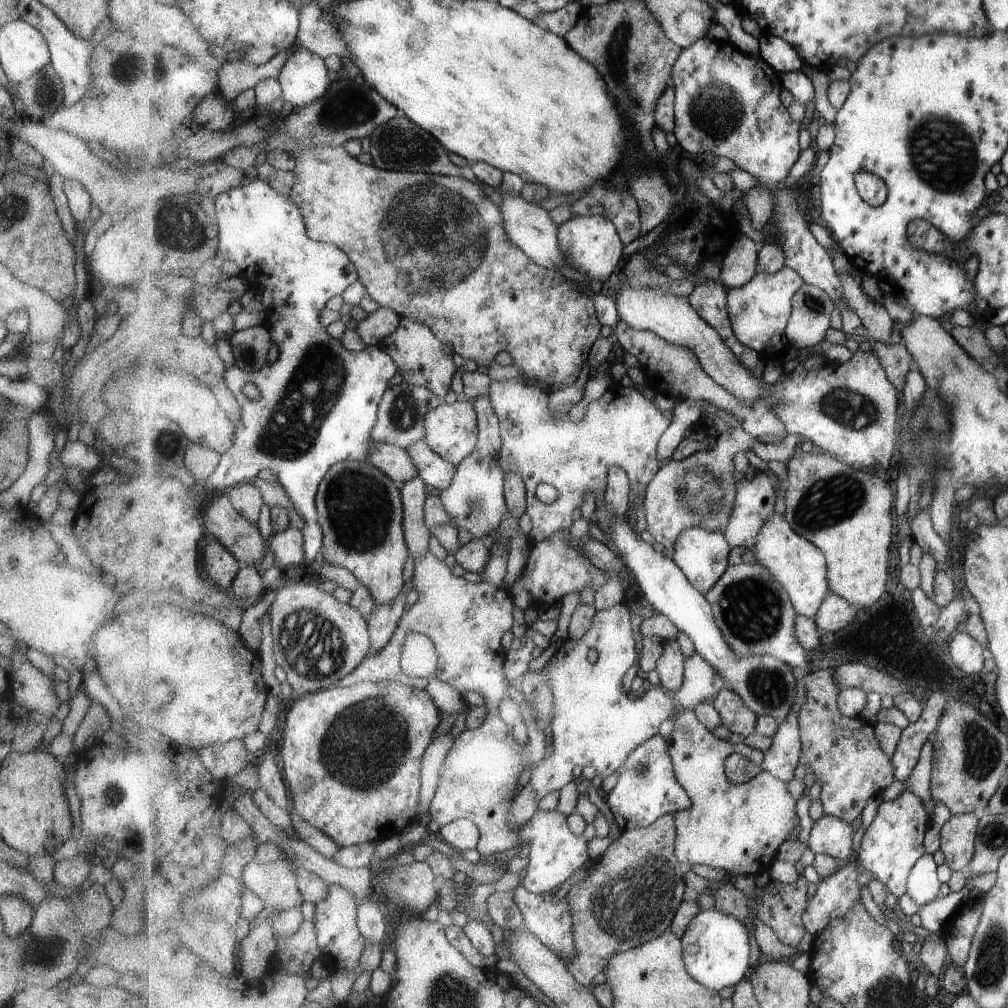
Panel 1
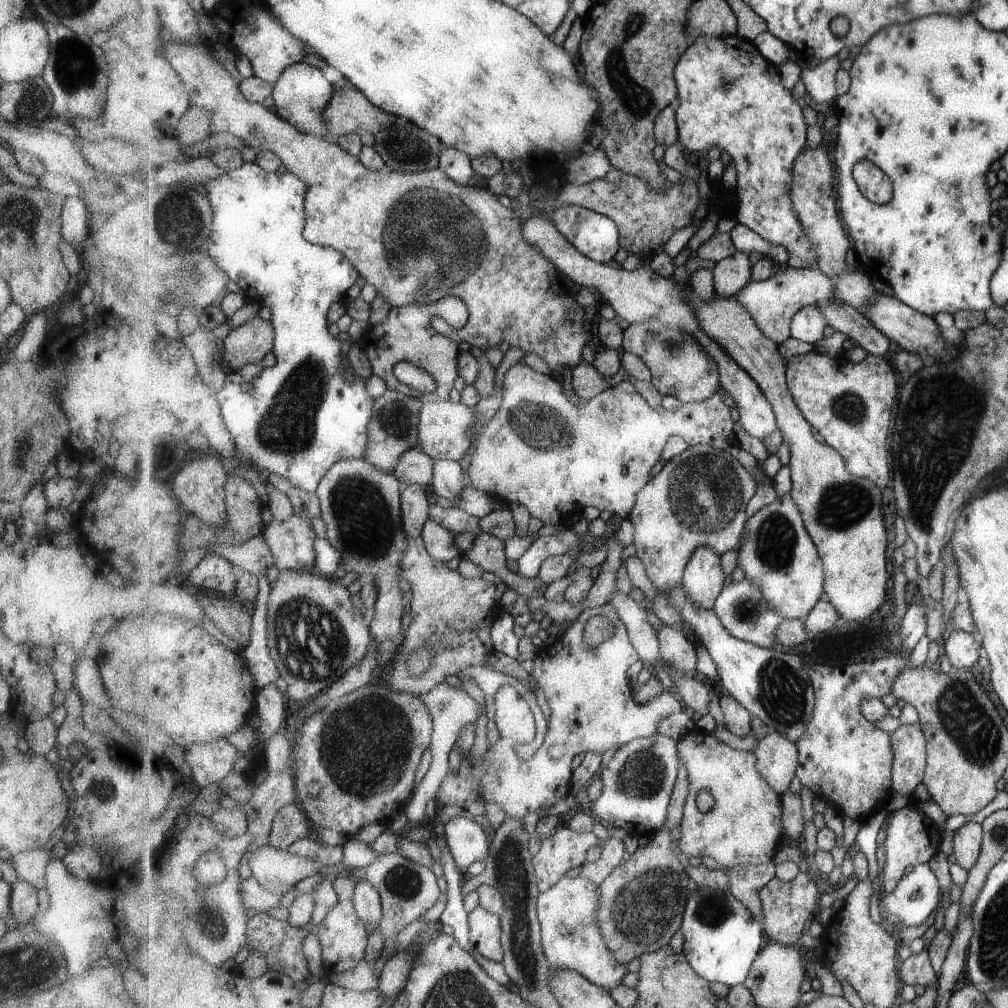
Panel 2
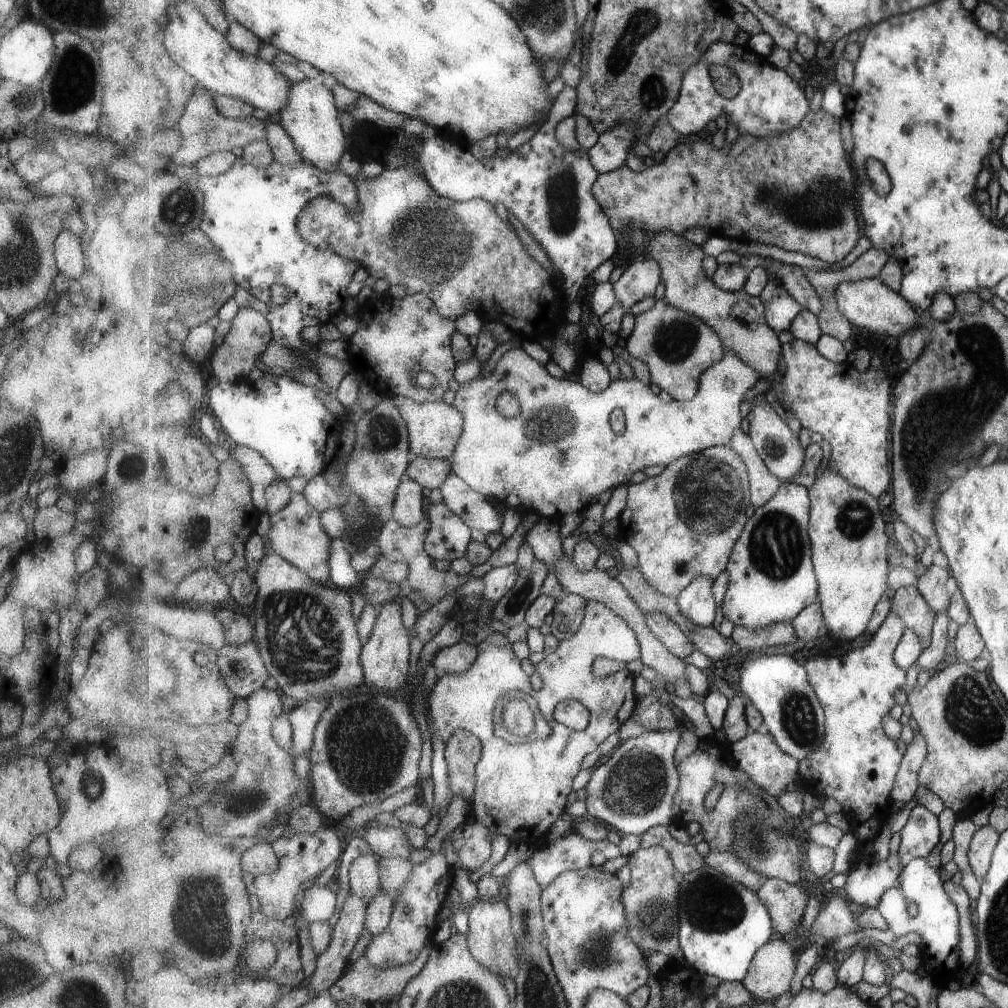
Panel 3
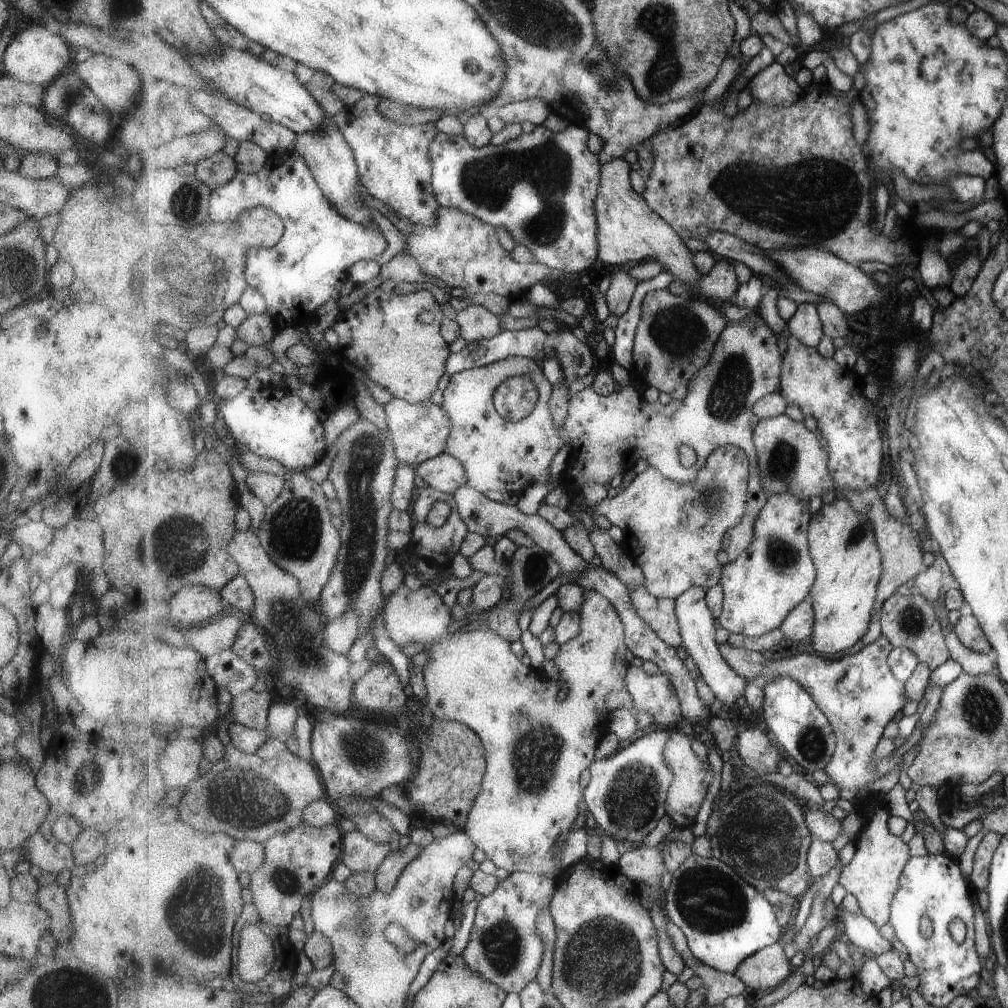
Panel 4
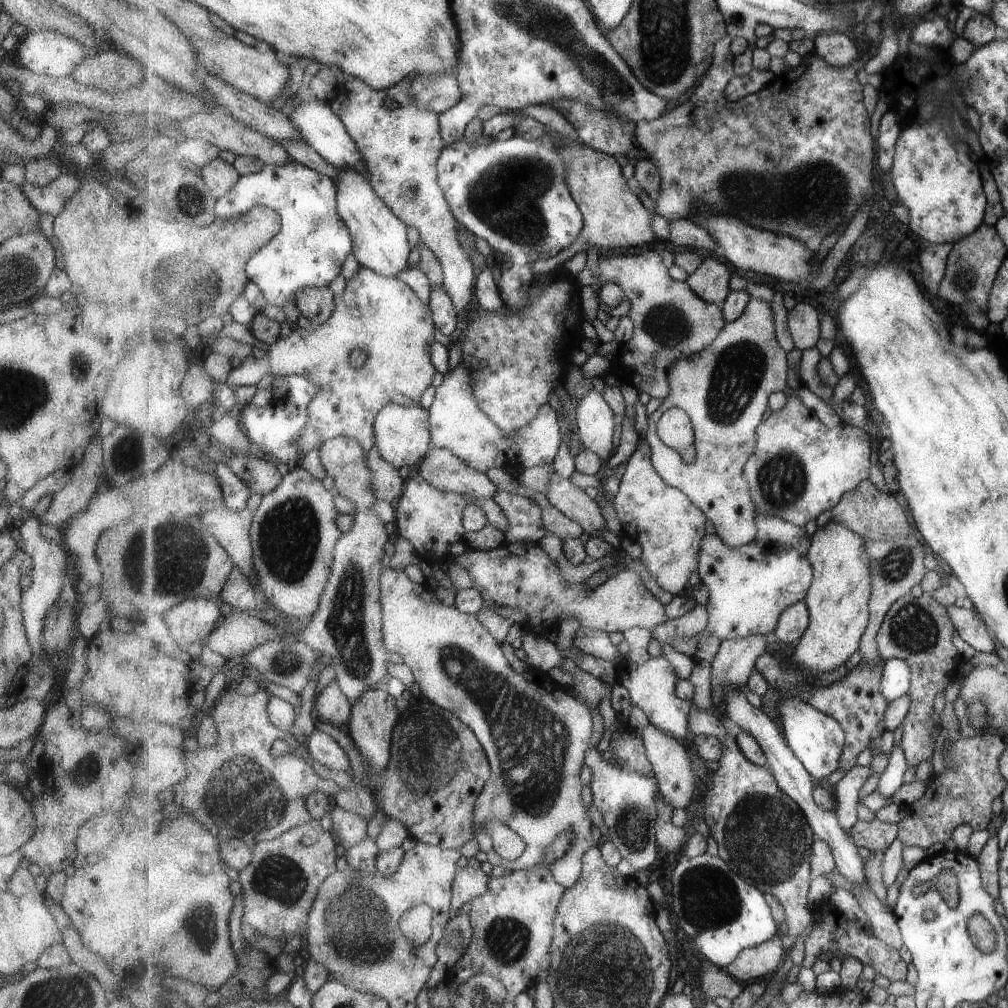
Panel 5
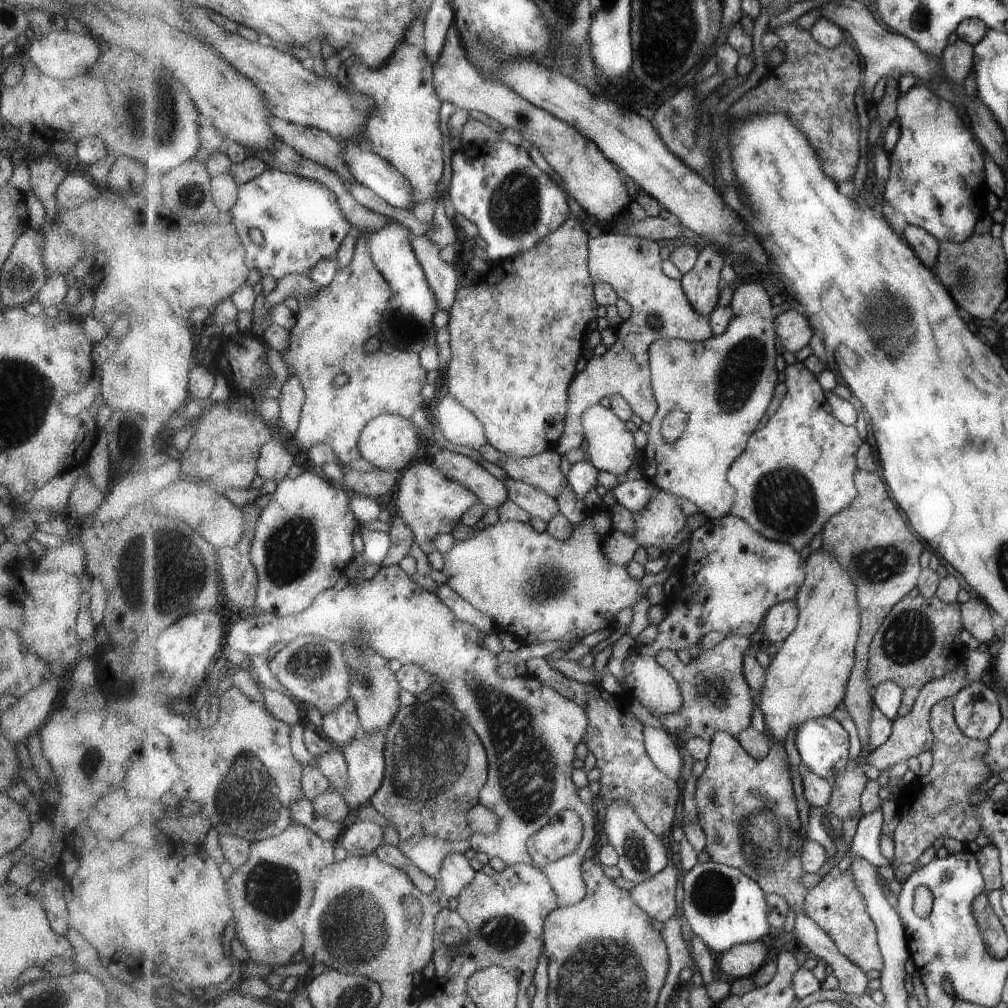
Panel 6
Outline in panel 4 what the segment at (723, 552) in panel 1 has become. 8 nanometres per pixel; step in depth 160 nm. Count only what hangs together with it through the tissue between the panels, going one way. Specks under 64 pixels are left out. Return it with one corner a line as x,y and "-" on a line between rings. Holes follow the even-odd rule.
694,586
684,592
676,600
676,611
680,622
684,648
697,666
699,674
706,680
706,684
715,694
715,698
720,700
722,704
727,706
737,704
739,696
745,692
748,681
733,670
733,667
721,654
717,642
715,642
715,632
717,632
715,619
717,616
713,614
707,602
706,588

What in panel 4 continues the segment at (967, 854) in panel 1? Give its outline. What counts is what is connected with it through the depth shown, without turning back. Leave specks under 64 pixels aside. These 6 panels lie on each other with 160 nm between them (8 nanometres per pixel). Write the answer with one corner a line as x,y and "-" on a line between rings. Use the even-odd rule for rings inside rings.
995,831
987,832
975,852
973,871
969,880
979,891
984,890
986,892
988,889
992,860
999,848
1001,839
1002,834

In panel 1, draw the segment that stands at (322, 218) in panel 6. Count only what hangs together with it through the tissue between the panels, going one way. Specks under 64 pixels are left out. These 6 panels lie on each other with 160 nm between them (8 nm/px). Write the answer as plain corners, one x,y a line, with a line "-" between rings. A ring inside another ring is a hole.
257,179
255,182
247,185
246,187
237,187
227,192
221,193
215,198
214,206
216,209
215,216
218,218
218,225
220,226
220,245
218,246
218,252
223,260
230,260
240,270
241,274
247,278
250,282
250,286
253,288
259,288
263,286
262,291
269,289
273,291
274,301
272,305
267,308
265,314
265,326
267,327
272,340
277,344
279,355
277,360
273,364
265,365
259,372
246,373
239,367
233,365
228,367
226,372
227,386
232,390
239,406
240,406
240,421
236,426
236,441
235,444
222,455
218,469
201,485
204,491
209,494
219,494
221,492
228,492
233,486
239,485
243,482
249,482
252,478
255,478
259,472
263,469
269,469
277,478
277,482
281,483
285,490
289,493
294,503
294,509
298,516
304,521
302,531
304,532
304,549
306,554
306,562
311,564
319,552
323,553
324,548
324,530
321,528
321,523
318,519
318,510
316,507
316,496
320,488
321,481
324,480
325,475
329,472
329,469
338,462
345,461
365,461
368,457
370,449
370,442
373,441
372,430
377,424
380,410
380,402
384,398
385,392
391,387
391,380
396,377
399,367
397,363
387,354
380,345
367,346
363,351
349,351
341,343
341,339
332,338
327,332
327,328
321,324
321,310
326,308
329,301
334,296
342,296
342,294
358,279
358,272
353,261
349,258
349,255
341,250
340,247
335,246
333,243
326,243
323,241
317,242
308,235
308,227
304,216
301,214
300,206
293,201
290,196
285,198
281,196
279,192
275,192
267,182
-
252,382
259,390
261,397
258,401
252,401
245,398
245,392
243,392
243,386

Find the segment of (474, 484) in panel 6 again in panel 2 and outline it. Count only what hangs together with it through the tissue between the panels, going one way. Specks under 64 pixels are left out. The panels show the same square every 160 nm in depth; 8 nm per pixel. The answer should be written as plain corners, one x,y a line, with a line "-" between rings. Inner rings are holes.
408,450
400,458
400,464
396,466
394,475
408,485
432,484
434,477
434,460
425,452
419,450

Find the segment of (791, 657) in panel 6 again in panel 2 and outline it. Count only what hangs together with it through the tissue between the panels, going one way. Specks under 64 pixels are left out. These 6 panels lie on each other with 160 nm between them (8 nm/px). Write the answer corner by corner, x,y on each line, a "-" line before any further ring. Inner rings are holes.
689,284
686,291
692,296
701,328
752,375
776,411
781,443
787,444
790,454
791,496
797,502
805,528
823,559
826,597
849,622
867,620
887,600
889,570
882,488
868,478
854,475
841,454
815,438
816,430
789,392
787,360
781,356
779,345
760,329
747,308
733,297
715,296
711,298
712,303
706,303

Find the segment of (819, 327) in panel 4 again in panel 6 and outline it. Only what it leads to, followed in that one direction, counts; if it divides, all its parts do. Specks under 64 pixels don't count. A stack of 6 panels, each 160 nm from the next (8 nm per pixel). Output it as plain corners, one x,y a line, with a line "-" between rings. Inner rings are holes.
785,310
776,318
776,331
778,332
781,347
794,355
803,348
814,344
813,336
817,334
807,315
799,310

